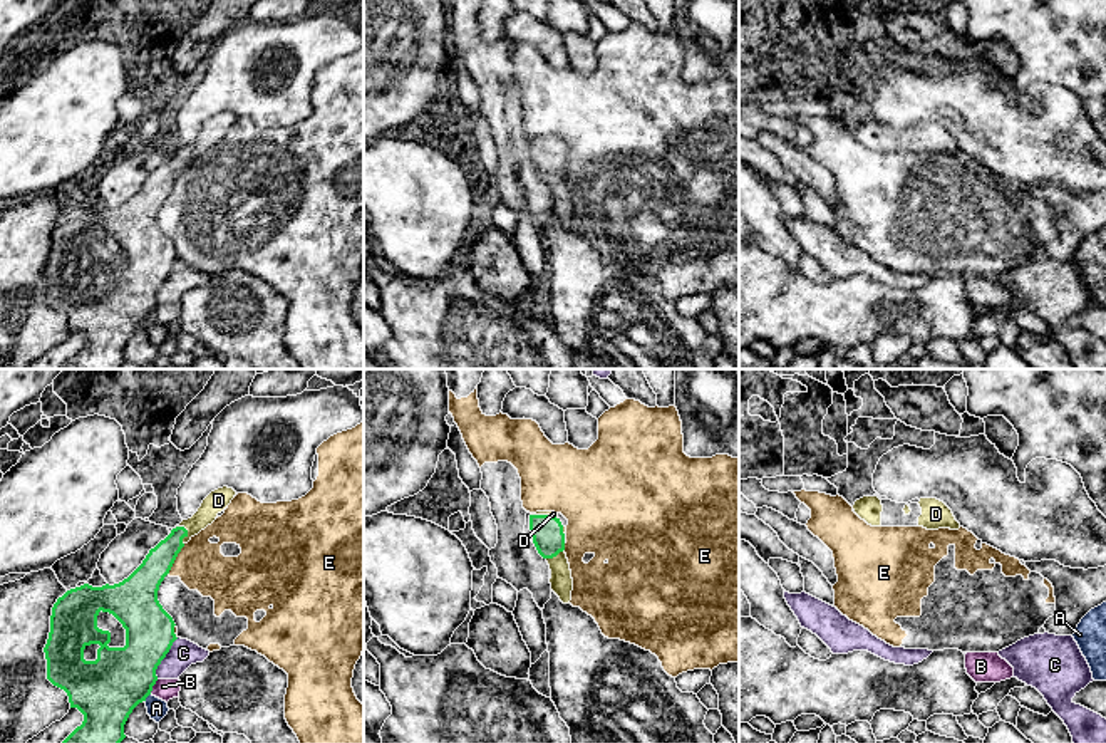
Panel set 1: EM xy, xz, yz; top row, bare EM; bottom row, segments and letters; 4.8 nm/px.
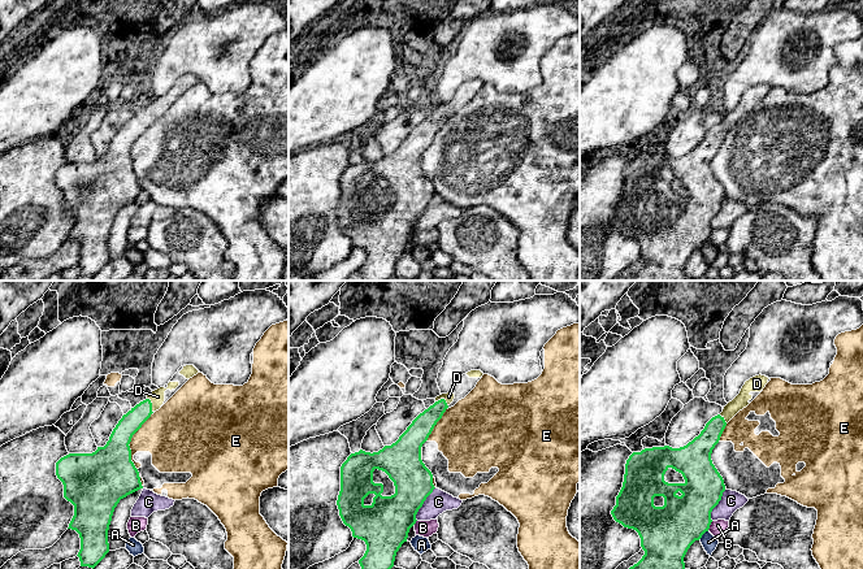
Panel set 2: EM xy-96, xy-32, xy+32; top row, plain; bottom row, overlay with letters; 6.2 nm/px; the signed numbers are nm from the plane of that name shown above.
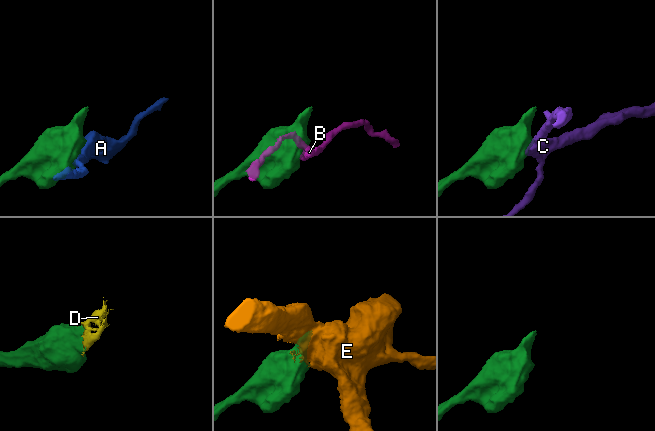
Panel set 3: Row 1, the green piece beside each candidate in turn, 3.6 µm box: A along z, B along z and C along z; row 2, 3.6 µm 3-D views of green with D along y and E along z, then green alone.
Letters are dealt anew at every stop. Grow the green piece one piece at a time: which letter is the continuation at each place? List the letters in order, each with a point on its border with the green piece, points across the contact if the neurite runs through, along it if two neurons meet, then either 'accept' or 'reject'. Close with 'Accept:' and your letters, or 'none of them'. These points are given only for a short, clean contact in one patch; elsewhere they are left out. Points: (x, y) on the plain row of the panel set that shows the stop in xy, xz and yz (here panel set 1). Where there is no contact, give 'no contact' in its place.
A: contact xy (146, 321); reject
B: contact xy (153, 309); border xy (158, 304), (149, 317); reject
C: contact xy (165, 280); reject
D: contact xy (186, 156); accept
E: contact xy (175, 183); reject
Accept: D

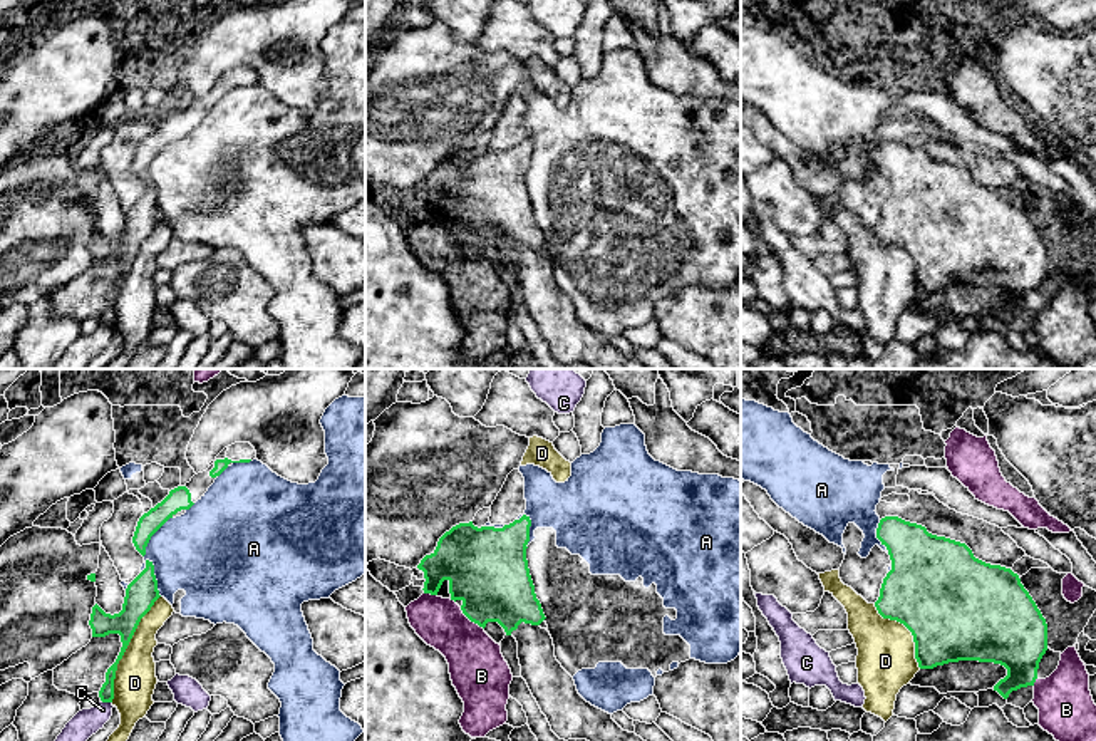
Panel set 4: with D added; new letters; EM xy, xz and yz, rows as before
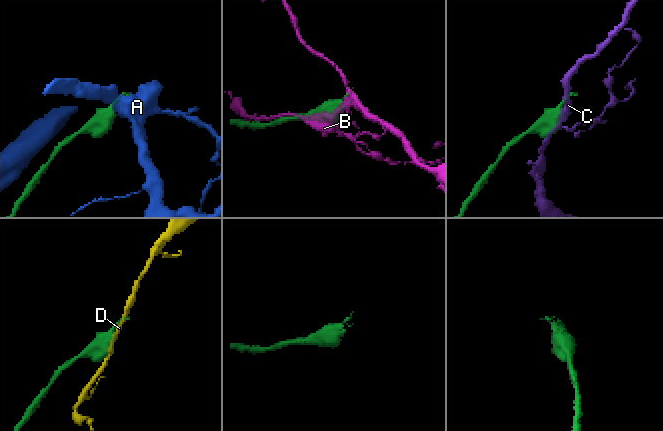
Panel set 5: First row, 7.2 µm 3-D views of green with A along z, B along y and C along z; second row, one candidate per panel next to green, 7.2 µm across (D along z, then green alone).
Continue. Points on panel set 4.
A: contact xy (155, 202); reject
B: contact xz (471, 245); reject
C: contact xy (108, 326); reject
D: contact xy (126, 272); reject
Accept: none of them

